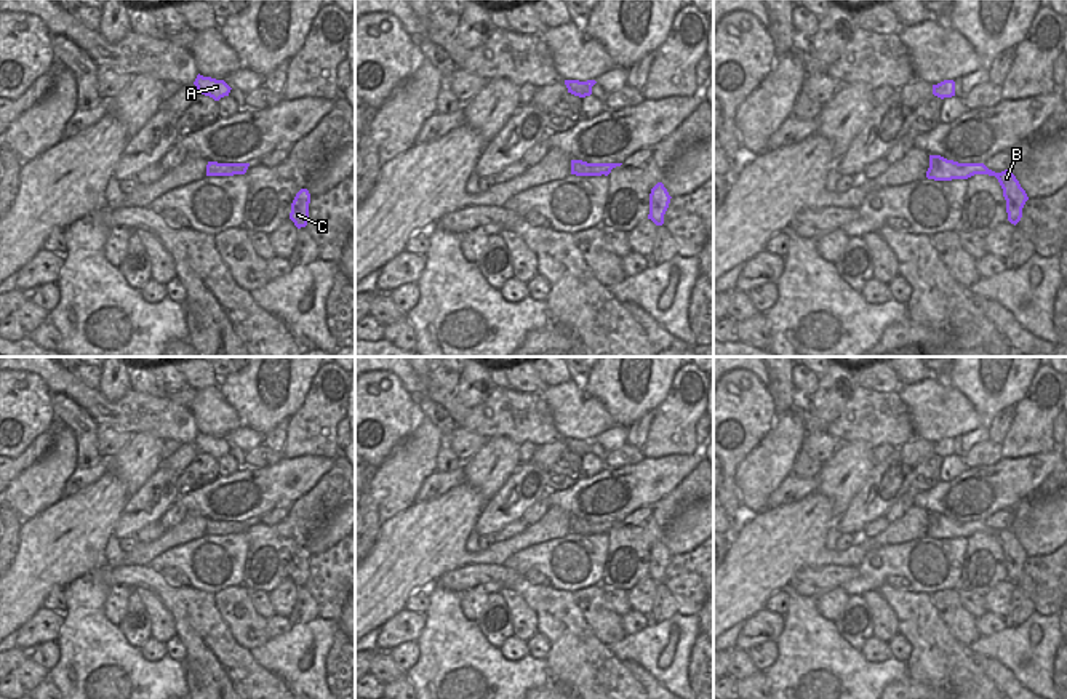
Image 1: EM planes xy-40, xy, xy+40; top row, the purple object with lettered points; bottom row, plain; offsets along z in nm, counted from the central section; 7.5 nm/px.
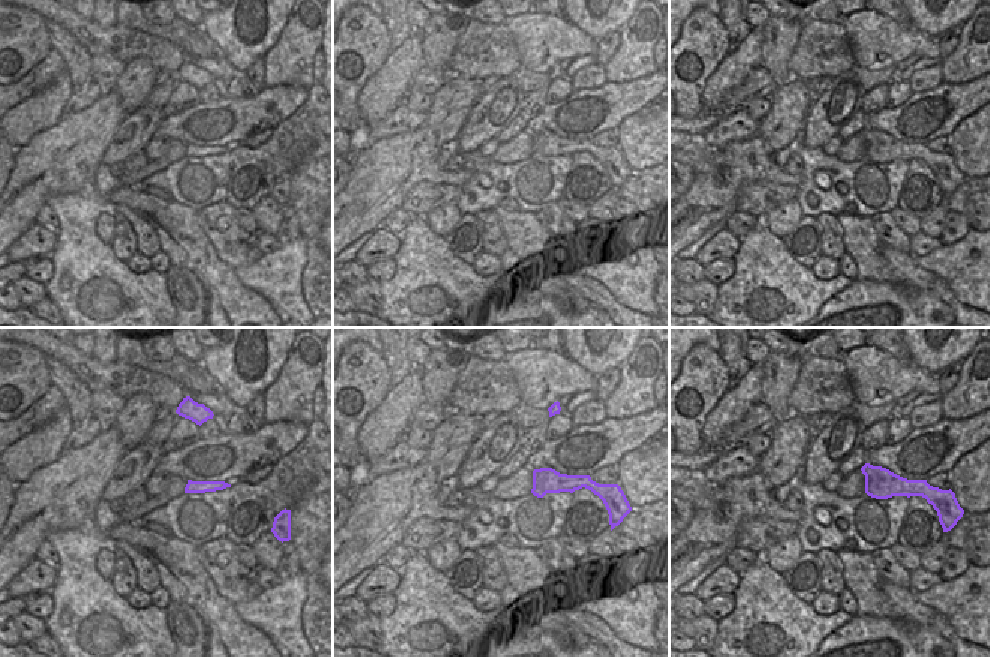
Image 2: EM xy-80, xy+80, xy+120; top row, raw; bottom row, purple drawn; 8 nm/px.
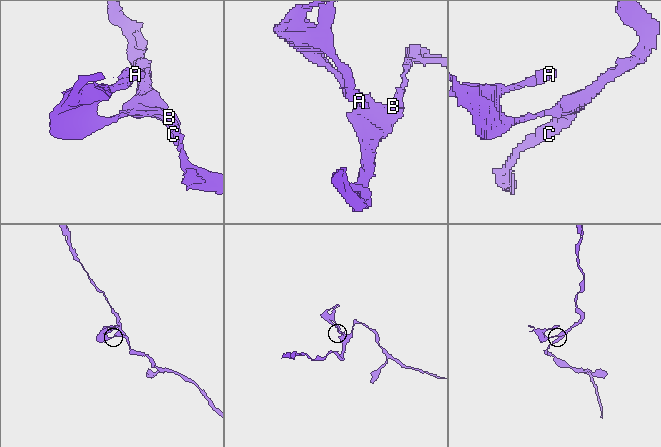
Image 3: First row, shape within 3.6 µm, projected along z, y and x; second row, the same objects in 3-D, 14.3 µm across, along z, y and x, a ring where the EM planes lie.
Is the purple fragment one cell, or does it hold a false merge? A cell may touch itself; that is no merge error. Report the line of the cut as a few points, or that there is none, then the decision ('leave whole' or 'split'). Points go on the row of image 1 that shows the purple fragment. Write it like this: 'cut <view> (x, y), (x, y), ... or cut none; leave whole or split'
cut xy (576, 173), (579, 175); split

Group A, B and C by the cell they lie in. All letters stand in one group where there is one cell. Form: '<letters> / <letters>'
A / B C

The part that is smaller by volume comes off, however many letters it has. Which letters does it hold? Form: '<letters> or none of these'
A

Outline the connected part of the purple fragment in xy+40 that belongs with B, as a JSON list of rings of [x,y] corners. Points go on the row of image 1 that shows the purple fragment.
[[[929,155],[929,168],[926,171],[928,179],[968,179],[974,174],[989,174],[998,179],[1003,189],[1003,197],[1006,200],[1008,221],[1016,226],[1022,218],[1022,208],[1029,197],[1011,170],[995,173],[989,170],[984,163],[958,163],[953,160],[947,160],[941,155]]]

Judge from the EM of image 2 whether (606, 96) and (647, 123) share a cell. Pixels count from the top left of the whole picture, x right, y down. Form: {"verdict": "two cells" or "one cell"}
{"verdict": "two cells"}

